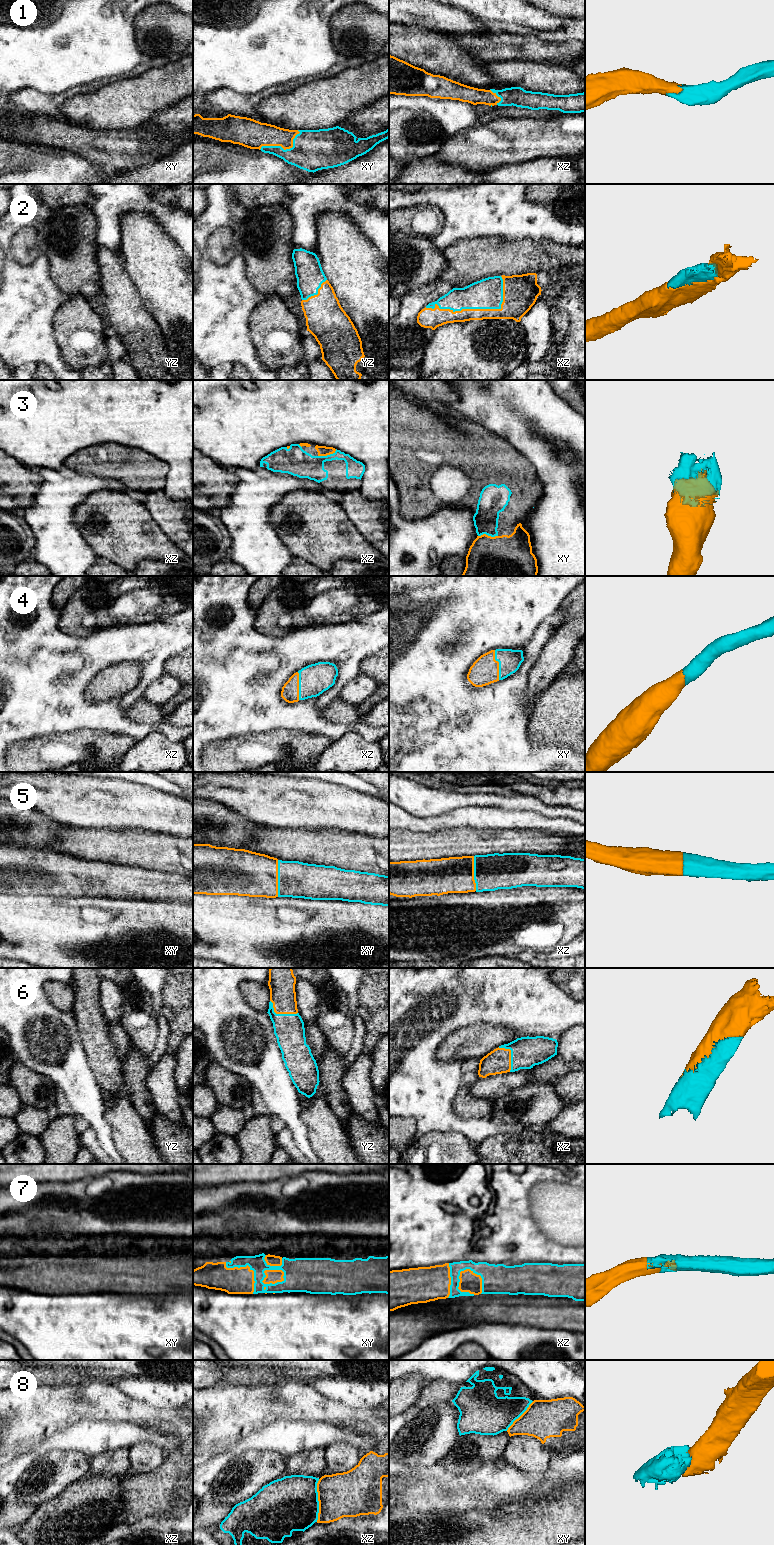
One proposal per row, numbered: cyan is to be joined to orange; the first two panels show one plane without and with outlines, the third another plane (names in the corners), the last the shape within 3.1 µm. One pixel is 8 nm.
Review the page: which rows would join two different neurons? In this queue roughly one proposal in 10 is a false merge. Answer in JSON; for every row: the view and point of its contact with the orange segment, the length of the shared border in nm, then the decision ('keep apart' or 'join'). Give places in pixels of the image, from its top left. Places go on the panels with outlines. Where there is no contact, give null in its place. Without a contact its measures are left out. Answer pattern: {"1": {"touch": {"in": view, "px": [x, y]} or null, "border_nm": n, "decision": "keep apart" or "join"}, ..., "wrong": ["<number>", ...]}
{"1": {"touch": {"in": "xy", "px": [283, 148]}, "border_nm": 360, "decision": "join"}, "2": {"touch": {"in": "xz", "px": [476, 309]}, "border_nm": 650, "decision": "join"}, "3": {"touch": {"in": "xz", "px": [327, 454]}, "border_nm": 160, "decision": "join"}, "4": {"touch": {"in": "xy", "px": [498, 665]}, "border_nm": 240, "decision": "join"}, "5": {"touch": {"in": "xy", "px": [277, 878]}, "border_nm": 300, "decision": "join"}, "6": {"touch": {"in": "yz", "px": [280, 1013]}, "border_nm": 240, "decision": "join"}, "7": {"touch": {"in": "xz", "px": [478, 1275]}, "border_nm": 260, "decision": "join"}, "8": {"touch": {"in": "xz", "px": [318, 1500]}, "border_nm": 340, "decision": "keep apart"}, "wrong": ["8"]}

